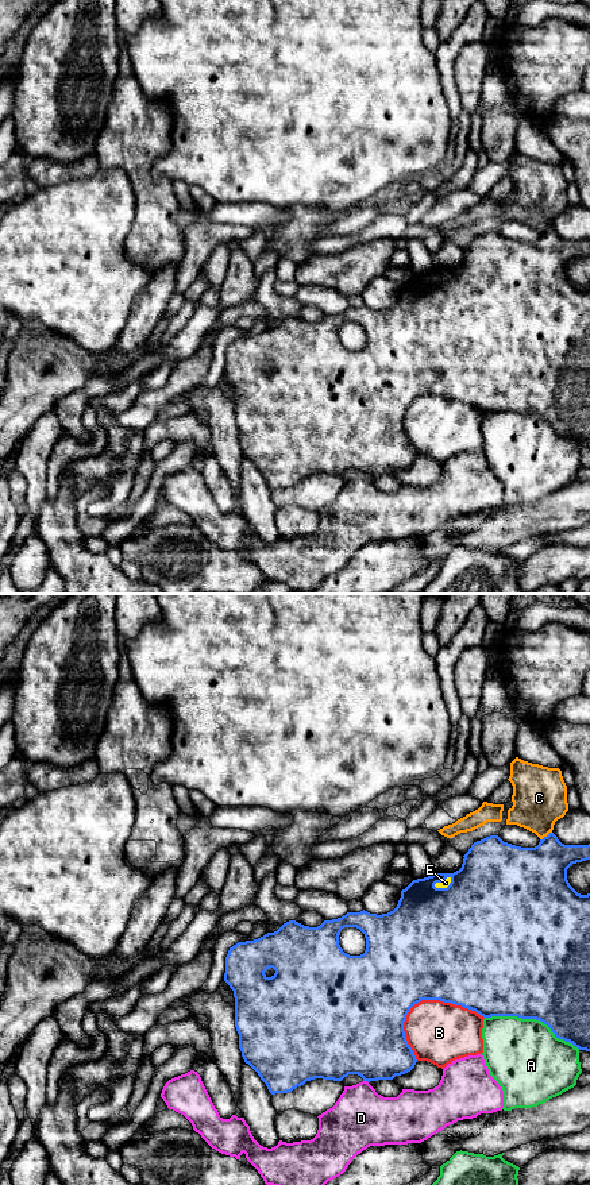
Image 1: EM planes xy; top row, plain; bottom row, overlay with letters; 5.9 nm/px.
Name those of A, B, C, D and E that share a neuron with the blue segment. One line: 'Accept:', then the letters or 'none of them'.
Accept: E

